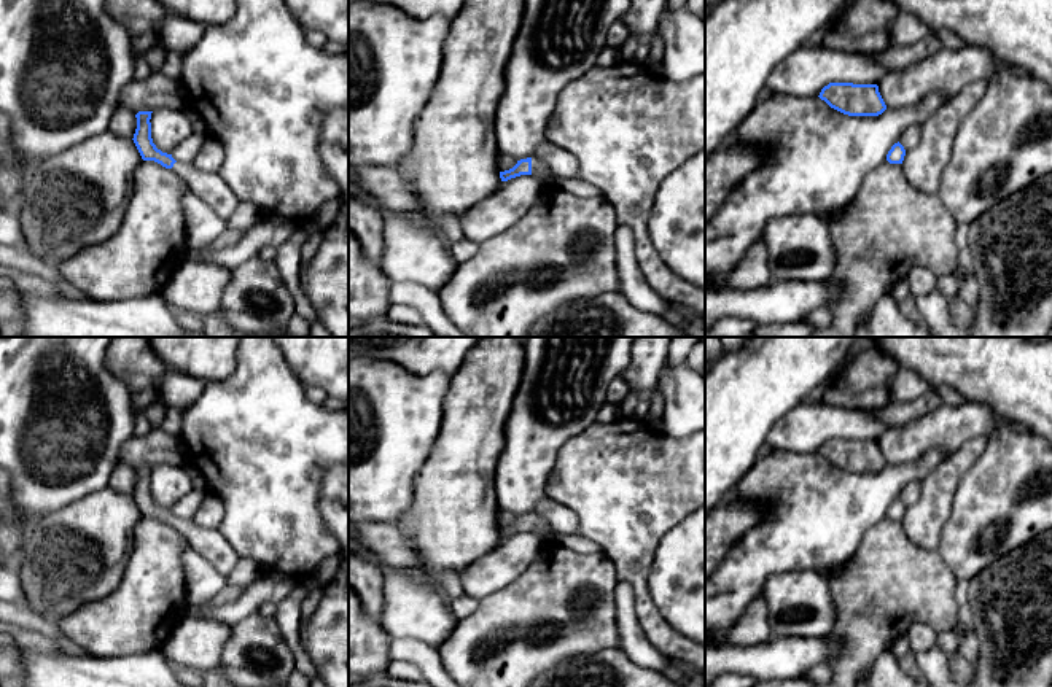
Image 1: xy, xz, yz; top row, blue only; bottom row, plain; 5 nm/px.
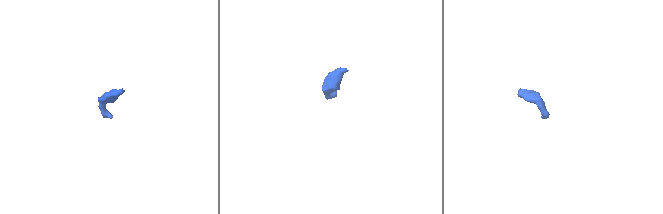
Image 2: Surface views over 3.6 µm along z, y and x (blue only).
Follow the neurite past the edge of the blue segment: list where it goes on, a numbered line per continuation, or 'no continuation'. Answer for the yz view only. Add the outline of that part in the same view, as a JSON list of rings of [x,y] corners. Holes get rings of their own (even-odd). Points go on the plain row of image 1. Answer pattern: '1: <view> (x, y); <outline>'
no continuation

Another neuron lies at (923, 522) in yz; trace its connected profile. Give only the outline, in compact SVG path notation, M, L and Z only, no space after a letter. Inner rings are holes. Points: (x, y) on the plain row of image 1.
M988 437L966 441L921 480L920 498L907 506L901 520L907 538L918 547L937 550L941 533L950 517L952 501L964 472L984 455Z

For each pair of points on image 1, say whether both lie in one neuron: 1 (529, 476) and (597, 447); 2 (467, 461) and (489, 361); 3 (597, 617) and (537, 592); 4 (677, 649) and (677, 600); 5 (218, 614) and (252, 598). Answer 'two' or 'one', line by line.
1: two
2: one
3: one
4: two
5: one

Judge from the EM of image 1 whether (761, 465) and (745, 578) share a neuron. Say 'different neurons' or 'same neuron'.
same neuron

